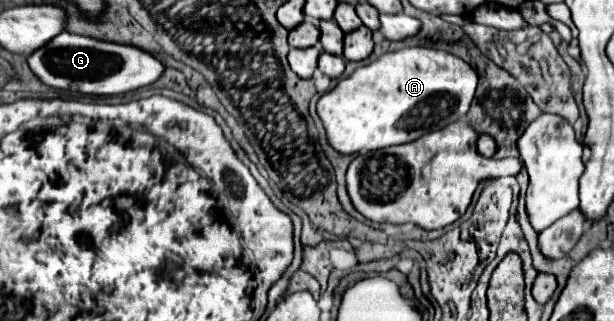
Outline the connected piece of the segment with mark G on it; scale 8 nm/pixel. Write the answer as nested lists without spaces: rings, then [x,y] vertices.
[[[74,33],[58,35],[52,43],[40,47],[40,51],[34,51],[32,57],[28,57],[28,65],[42,83],[54,89],[70,89],[88,95],[118,95],[134,91],[154,83],[164,73],[164,65],[140,47],[100,41]]]

